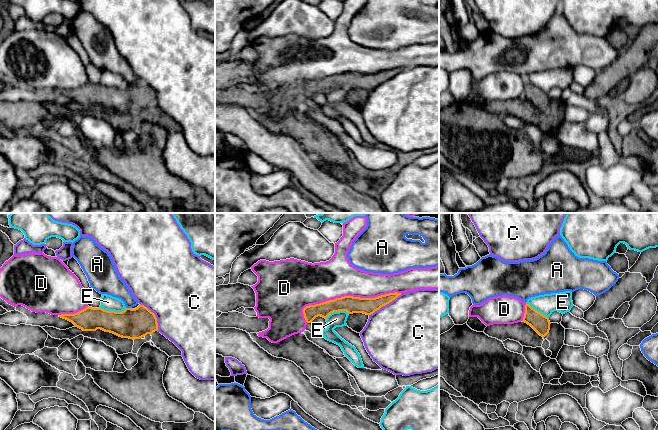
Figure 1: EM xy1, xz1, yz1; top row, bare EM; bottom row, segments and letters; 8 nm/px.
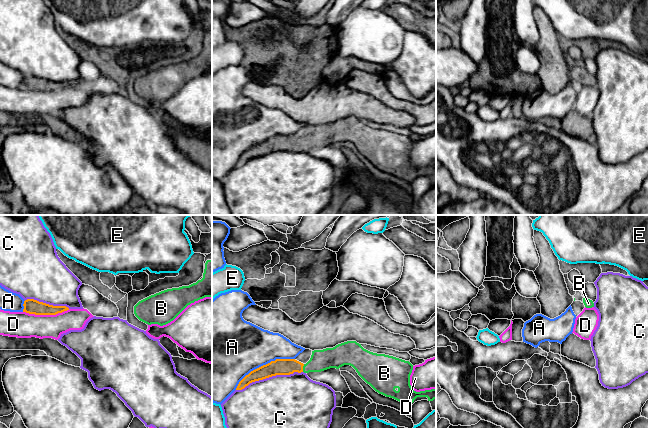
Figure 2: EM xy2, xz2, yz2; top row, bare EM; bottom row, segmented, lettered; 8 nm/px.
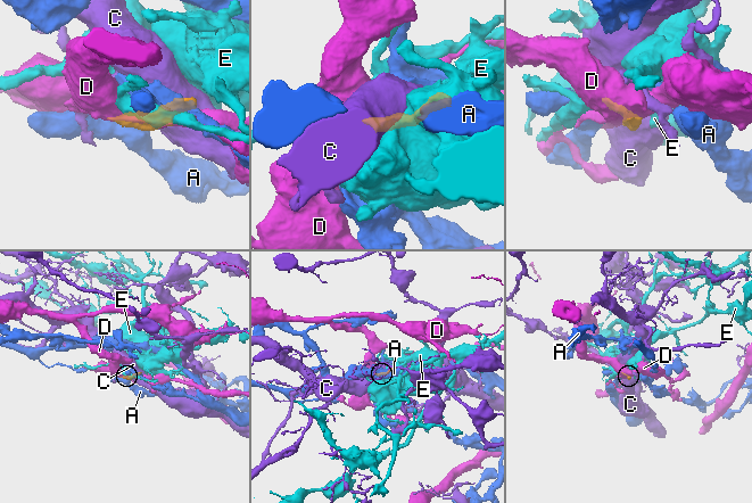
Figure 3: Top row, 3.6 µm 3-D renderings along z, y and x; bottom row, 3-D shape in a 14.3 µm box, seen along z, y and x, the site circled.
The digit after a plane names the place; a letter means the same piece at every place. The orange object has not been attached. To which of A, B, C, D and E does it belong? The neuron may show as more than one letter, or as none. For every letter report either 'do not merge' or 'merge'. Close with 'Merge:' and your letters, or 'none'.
A: do not merge
B: merge
C: do not merge
D: do not merge
E: do not merge
Merge: B

